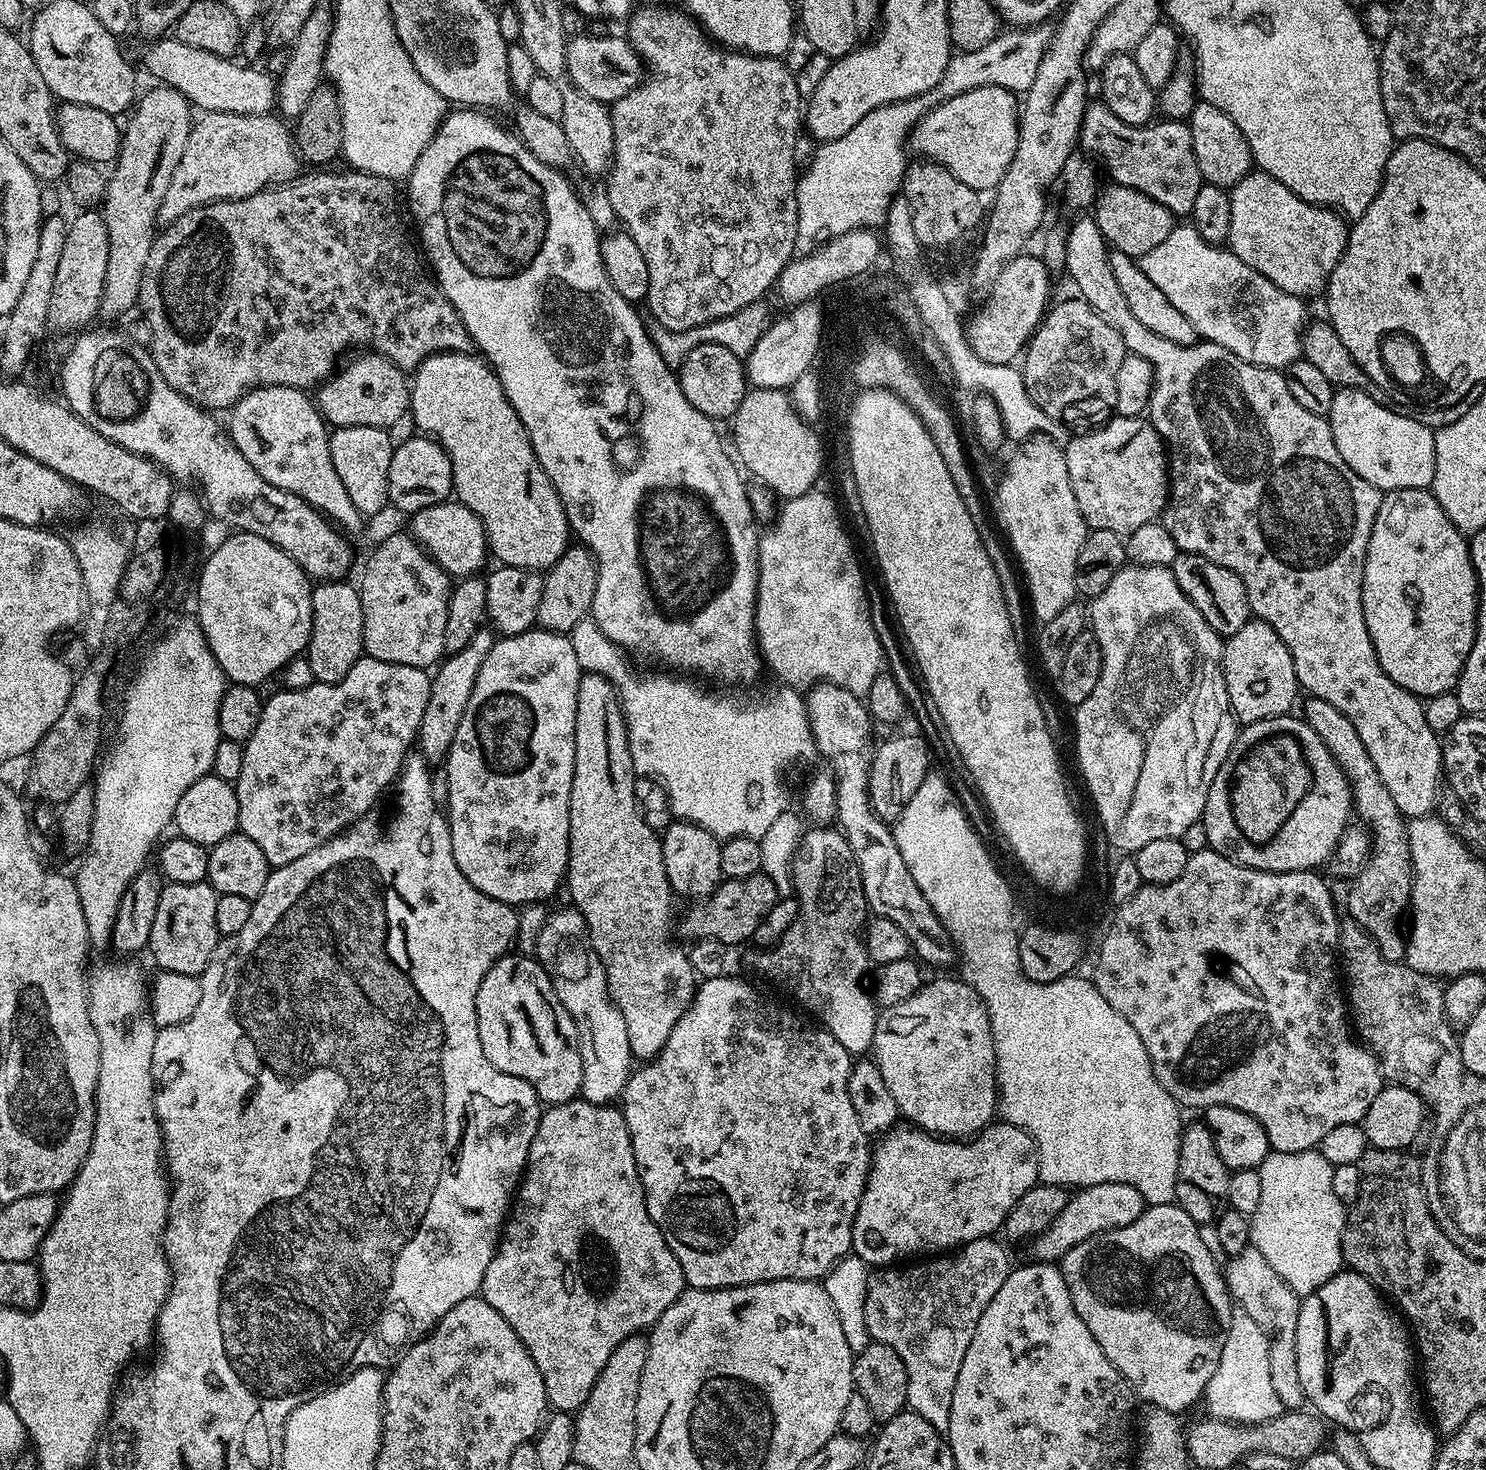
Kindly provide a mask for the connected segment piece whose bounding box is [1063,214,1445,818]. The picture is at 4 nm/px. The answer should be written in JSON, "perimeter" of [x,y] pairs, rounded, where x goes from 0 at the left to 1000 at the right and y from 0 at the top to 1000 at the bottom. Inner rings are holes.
{"perimeter":[[[729,146],[729,146],[727,146],[727,147],[729,147],[729,148],[728,148],[728,148],[727,148],[727,150],[724,150],[724,150],[723,150],[723,151],[722,151],[722,152],[721,152],[721,153],[720,153],[720,154],[719,154],[719,155],[717,155],[717,160],[717,160],[717,161],[716,161],[716,181],[715,181],[715,184],[716,184],[716,185],[717,185],[717,186],[718,186],[718,185],[719,185],[719,188],[719,188],[719,189],[720,189],[720,190],[721,190],[721,190],[722,190],[722,192],[723,192],[723,193],[724,193],[724,196],[725,196],[725,197],[725,197],[725,198],[727,198],[727,199],[725,199],[725,199],[725,199],[725,201],[726,201],[726,203],[727,203],[727,204],[730,204],[730,205],[731,205],[731,205],[731,205],[731,206],[732,206],[732,207],[733,207],[733,207],[734,207],[734,209],[735,209],[735,210],[736,210],[736,211],[737,211],[737,212],[738,212],[738,212],[738,212],[738,213],[739,213],[739,214],[742,214],[742,216],[744,216],[744,219],[747,219],[747,222],[750,222],[750,224],[752,224],[752,227],[755,227],[755,233],[756,233],[756,233],[756,233],[756,235],[757,235],[757,237],[758,237],[758,239],[759,239],[759,239],[760,239],[760,240],[761,240],[761,241],[763,241],[763,242],[765,242],[765,243],[766,243],[766,244],[770,244],[770,244],[771,244],[771,245],[771,245],[771,246],[774,246],[774,249],[775,249],[775,250],[775,250],[775,267],[775,267],[775,268],[774,268],[774,271],[773,271],[773,271],[773,271],[773,279],[772,279],[772,281],[771,281],[771,283],[772,283],[772,285],[773,285],[773,286],[773,286],[773,286],[774,286],[774,287],[775,287],[775,288],[775,288],[775,289],[776,289],[776,290],[777,290],[777,293],[777,293],[777,293],[778,293],[778,295],[779,295],[779,296],[780,296],[780,297],[781,297],[781,298],[781,298],[781,299],[783,299],[783,300],[783,300],[783,304],[784,304],[784,305],[785,305],[785,310],[785,310],[785,311],[786,311],[786,342],[785,342],[785,343],[784,343],[784,344],[783,344],[783,347],[783,347],[783,349],[782,349],[782,356],[783,356],[783,357],[783,357],[783,359],[784,359],[784,360],[785,360],[785,361],[787,361],[787,366],[790,366],[790,369],[791,369],[791,369],[791,369],[791,372],[792,372],[792,373],[793,373],[793,375],[795,375],[795,376],[800,376],[800,376],[801,376],[801,377],[806,377],[806,378],[807,378],[807,378],[808,378],[808,379],[809,379],[809,380],[814,380],[814,382],[820,382],[820,385],[825,385],[825,388],[830,388],[830,390],[833,390],[833,393],[836,393],[836,399],[838,399],[838,404],[839,404],[839,405],[840,405],[840,413],[841,413],[841,414],[841,414],[841,416],[842,416],[842,418],[843,418],[843,419],[843,419],[843,420],[845,420],[845,421],[846,421],[846,422],[851,422],[851,422],[851,422],[851,423],[852,423],[852,424],[853,424],[853,424],[854,424],[854,425],[855,425],[855,426],[857,426],[857,429],[858,429],[858,429],[859,429],[859,431],[859,431],[859,431],[860,431],[860,434],[863,434],[863,437],[865,437],[865,442],[868,442],[868,445],[869,445],[869,446],[869,446],[869,447],[870,447],[870,448],[871,448],[871,456],[871,456],[871,456],[872,456],[872,464],[873,464],[873,466],[874,466],[874,467],[875,467],[875,468],[876,468],[876,469],[877,469],[877,470],[878,470],[878,468],[878,468],[878,469],[879,469],[879,470],[878,470],[878,471],[880,471],[880,473],[880,473],[880,473],[886,473],[886,474],[887,474],[887,475],[890,475],[890,476],[890,476],[890,476],[892,476],[892,477],[892,477],[892,478],[895,478],[895,480],[898,480],[898,481],[898,481],[898,482],[900,482],[900,482],[900,482],[900,483],[903,483],[903,486],[906,486],[906,488],[908,488],[908,491],[911,491],[911,494],[912,494],[912,495],[913,495],[913,496],[913,496],[913,497],[914,497],[914,502],[917,502],[917,507],[919,507],[919,513],[922,513],[922,518],[925,518],[925,524],[927,524],[927,529],[930,529],[930,535],[933,535],[933,537],[935,537],[935,543],[938,543],[938,548],[941,548],[941,551],[941,551],[941,552],[942,552],[942,552],[943,552],[943,553],[943,553],[943,554],[945,554],[945,556],[945,556],[945,556],[950,556],[950,556],[951,556],[951,555],[960,555],[960,554],[962,554],[962,553],[963,553],[963,552],[964,552],[964,552],[964,552],[964,550],[964,550],[964,549],[965,549],[965,548],[966,548],[966,547],[966,547],[966,544],[968,544],[968,543],[968,543],[968,541],[969,541],[969,533],[970,533],[970,536],[970,536],[970,531],[971,531],[971,531],[972,531],[972,530],[972,530],[972,527],[972,527],[972,513],[971,513],[971,511],[970,511],[970,503],[970,503],[970,501],[969,501],[969,501],[968,501],[968,500],[968,500],[968,499],[967,499],[967,499],[966,499],[966,498],[966,498],[966,497],[965,497],[965,497],[962,497],[962,494],[960,494],[960,488],[959,488],[959,488],[958,488],[958,480],[958,480],[958,478],[957,478],[957,476],[956,476],[956,474],[955,474],[955,473],[952,473],[952,473],[952,473],[952,471],[951,471],[951,471],[947,471],[947,469],[945,469],[945,469],[945,469],[945,468],[942,468],[942,467],[941,467],[941,466],[939,466],[939,465],[939,465],[939,464],[937,464],[937,463],[937,463],[937,462],[936,462],[936,461],[935,461],[935,460],[934,460],[934,459],[933,459],[933,459],[933,459],[933,456],[930,456],[930,453],[929,453],[929,452],[929,452],[929,451],[928,451],[928,450],[927,450],[927,445],[927,445],[927,444],[926,444],[926,443],[925,443],[925,442],[925,442],[925,437],[922,437],[922,431],[921,431],[921,431],[921,431],[921,429],[920,429],[920,429],[919,429],[919,420],[919,420],[919,420],[918,420],[918,406],[919,406],[919,405],[918,405],[918,398],[919,398],[919,396],[918,396],[918,383],[919,383],[919,382],[919,382],[919,374],[920,374],[920,373],[921,373],[921,369],[921,369],[921,369],[922,369],[922,363],[923,363],[923,363],[923,363],[923,359],[924,359],[924,358],[925,358],[925,352],[925,352],[925,352],[926,352],[926,350],[927,350],[927,350],[927,350],[927,344],[928,344],[928,344],[929,344],[929,341],[929,341],[929,339],[930,339],[930,335],[929,335],[929,334],[929,334],[929,333],[927,333],[927,332],[925,332],[925,331],[925,331],[925,331],[922,331],[922,328],[919,328],[919,327],[919,327],[919,327],[917,327],[917,326],[917,326],[917,325],[914,325],[914,322],[911,322],[911,320],[908,320],[908,317],[906,317],[906,314],[903,314],[903,309],[900,309],[900,303],[898,303],[898,295],[897,295],[897,295],[896,295],[896,293],[896,293],[896,293],[895,293],[895,290],[894,290],[894,289],[894,289],[894,287],[893,287],[893,285],[892,285],[892,284],[890,284],[890,283],[888,283],[888,282],[887,282],[887,282],[882,282],[882,279],[879,279],[879,276],[876,276],[876,275],[875,275],[875,274],[873,274],[873,273],[871,273],[871,268],[868,268],[868,263],[867,263],[867,262],[867,262],[867,256],[866,256],[866,255],[865,255],[865,254],[864,254],[864,253],[863,253],[863,252],[861,252],[861,252],[859,252],[859,251],[858,251],[858,250],[847,250],[847,250],[847,250],[847,249],[844,249],[844,248],[843,248],[843,248],[842,248],[842,247],[841,247],[841,246],[838,246],[838,246],[838,246],[838,245],[836,245],[836,244],[836,244],[836,244],[833,244],[833,243],[832,243],[832,242],[831,242],[831,241],[830,241],[830,241],[828,241],[828,238],[825,238],[825,237],[824,237],[824,237],[823,237],[823,236],[822,236],[822,235],[820,235],[820,235],[819,235],[819,234],[814,234],[814,233],[812,233],[812,233],[806,233],[806,233],[803,233],[803,234],[799,234],[799,235],[798,235],[798,235],[793,235],[793,235],[792,235],[792,234],[791,234],[791,233],[790,233],[790,233],[785,233],[785,230],[782,230],[782,229],[781,229],[781,229],[780,229],[780,228],[779,228],[779,227],[777,227],[777,224],[771,224],[771,222],[769,222],[769,219],[766,219],[766,216],[763,216],[763,214],[760,214],[760,211],[760,211],[760,210],[759,210],[759,209],[758,209],[758,208],[758,208],[758,203],[757,203],[757,201],[756,201],[756,201],[756,201],[756,200],[755,200],[755,197],[754,197],[754,197],[753,197],[753,195],[752,195],[752,192],[752,192],[752,191],[751,191],[751,190],[750,190],[750,189],[750,189],[750,185],[749,185],[749,184],[748,184],[748,182],[748,182],[748,181],[747,181],[747,169],[746,169],[746,167],[746,167],[746,165],[744,165],[744,164],[744,164],[744,163],[743,163],[743,160],[742,160],[742,159],[741,159],[741,158],[740,158],[740,157],[740,157],[740,156],[739,156],[739,154],[738,154],[738,153],[738,153],[738,150],[737,150],[737,149],[736,149],[736,148],[735,148],[735,147],[734,147],[734,146],[732,146],[732,146]]]}

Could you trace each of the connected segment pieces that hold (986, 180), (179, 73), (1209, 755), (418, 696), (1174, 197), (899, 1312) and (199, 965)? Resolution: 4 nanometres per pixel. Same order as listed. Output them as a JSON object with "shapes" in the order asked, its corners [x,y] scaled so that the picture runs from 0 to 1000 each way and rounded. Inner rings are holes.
{"shapes":[[[[661,59],[645,64],[637,69],[634,69],[631,73],[627,73],[614,88],[612,98],[613,100],[614,98],[619,103],[620,107],[629,109],[637,117],[642,118],[642,121],[645,121],[645,124],[650,124],[650,127],[653,127],[656,131],[662,132],[664,131],[664,128],[665,130],[670,129],[676,120],[676,116],[680,113],[685,99],[686,88],[684,66],[676,60]]],[[[105,26],[100,30],[102,31],[97,35],[97,46],[105,54],[103,55],[119,60],[135,77],[180,79],[186,73],[186,55],[177,46],[164,46],[158,44],[158,40],[125,31],[118,26]]],[[[760,383],[758,385],[752,388],[752,390],[750,390],[750,393],[747,393],[747,399],[744,399],[744,401],[742,401],[742,404],[739,404],[734,411],[734,429],[739,434],[739,439],[742,442],[742,459],[739,461],[739,467],[736,467],[736,469],[734,471],[734,475],[731,475],[731,478],[723,480],[724,484],[724,517],[727,519],[727,525],[729,527],[729,533],[732,535],[732,539],[735,541],[735,544],[738,546],[738,552],[740,554],[740,561],[743,563],[743,566],[746,568],[746,571],[751,577],[754,577],[754,580],[764,581],[771,573],[777,573],[779,570],[787,570],[788,569],[793,569],[798,565],[798,562],[803,562],[810,554],[810,549],[812,548],[812,543],[814,540],[814,535],[817,532],[817,529],[820,527],[820,524],[822,521],[822,518],[826,515],[826,511],[829,510],[829,506],[833,500],[833,490],[828,480],[828,475],[825,472],[825,464],[824,463],[824,455],[822,450],[824,448],[824,435],[814,426],[814,423],[812,423],[812,420],[809,420],[809,418],[806,418],[806,412],[803,412],[803,410],[801,410],[801,407],[798,407],[798,404],[795,404],[795,401],[793,399],[793,396],[790,393],[788,386],[786,385],[771,385],[771,384]],[[778,511],[778,520],[773,520],[770,522],[770,516],[772,516],[773,512]],[[770,525],[770,541],[764,541],[764,535],[767,533],[767,527]]],[[[243,445],[241,450],[236,453],[236,459],[224,465],[216,465],[211,464],[203,469],[194,471],[190,469],[178,478],[178,482],[174,488],[174,494],[171,494],[171,499],[168,499],[167,503],[164,504],[164,515],[163,516],[163,527],[157,531],[159,542],[160,543],[160,556],[162,557],[161,565],[164,567],[166,570],[170,571],[179,581],[179,586],[184,591],[192,589],[203,581],[209,581],[214,576],[220,574],[224,569],[236,563],[237,560],[244,556],[248,552],[256,546],[256,541],[266,533],[266,529],[272,521],[272,515],[275,514],[277,507],[283,500],[283,492],[284,491],[284,483],[287,483],[287,478],[289,475],[290,459],[286,455],[279,453],[271,453],[265,450],[257,450],[254,448]]],[[[746,78],[738,93],[738,101],[743,108],[748,124],[766,129],[781,137],[792,148],[801,148],[803,135],[808,127],[806,107],[803,107],[803,94],[797,82],[781,81],[781,84],[773,83],[769,86],[758,84]]],[[[662,841],[640,853],[608,861],[595,861],[584,869],[583,905],[585,910],[590,914],[599,916],[607,924],[611,938],[610,957],[623,965],[633,976],[638,973],[645,932],[647,932],[647,924],[650,924],[658,897],[661,897],[661,891],[672,880],[674,872],[677,872],[679,865],[678,850],[670,842]]],[[[111,601],[109,611],[106,611],[106,620],[104,621],[104,630],[101,630],[100,645],[105,652],[105,659],[117,663],[134,665],[139,660],[141,652],[149,637],[144,627],[146,607],[142,601]]]]}

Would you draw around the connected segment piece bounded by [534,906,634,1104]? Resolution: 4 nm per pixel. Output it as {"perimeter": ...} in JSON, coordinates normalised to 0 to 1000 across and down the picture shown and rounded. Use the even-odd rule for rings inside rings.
{"perimeter":[[[382,616],[382,618],[377,618],[373,622],[369,622],[367,629],[365,630],[364,634],[362,635],[361,639],[361,644],[359,646],[359,652],[363,654],[367,660],[369,665],[371,666],[371,670],[373,673],[376,676],[376,679],[378,682],[378,684],[382,688],[382,692],[386,695],[388,699],[388,705],[390,707],[390,716],[392,717],[392,728],[393,729],[393,733],[392,733],[392,739],[390,739],[390,746],[392,748],[397,749],[398,751],[412,751],[413,750],[417,749],[420,744],[420,739],[423,735],[423,732],[425,731],[427,729],[427,719],[425,715],[424,714],[424,703],[421,703],[421,693],[419,693],[417,688],[413,685],[412,682],[412,678],[409,676],[409,663],[408,660],[405,657],[405,654],[401,650],[401,647],[398,645],[398,641],[396,637],[396,629],[392,624],[392,622],[390,620],[387,616]]]}

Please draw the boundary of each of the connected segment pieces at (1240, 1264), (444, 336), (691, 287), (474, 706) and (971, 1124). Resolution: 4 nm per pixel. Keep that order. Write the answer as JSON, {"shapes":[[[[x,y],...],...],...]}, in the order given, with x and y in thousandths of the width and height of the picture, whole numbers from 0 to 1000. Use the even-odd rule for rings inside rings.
{"shapes":[[[[841,848],[838,850],[826,855],[825,859],[823,861],[822,865],[824,874],[826,876],[827,882],[832,887],[838,891],[841,897],[844,897],[844,899],[847,899],[847,902],[851,905],[852,910],[854,912],[855,937],[857,941],[857,946],[861,948],[865,959],[877,959],[879,953],[876,946],[876,940],[873,937],[873,918],[872,918],[876,882],[873,882],[868,875],[865,875],[865,872],[863,869],[860,869],[857,861],[855,861],[855,859],[852,859],[852,856],[849,856],[849,850]]],[[[213,116],[211,116],[213,117],[211,120],[203,119],[190,127],[172,131],[170,133],[162,136],[147,136],[144,139],[139,139],[136,141],[131,141],[122,146],[122,148],[120,148],[116,152],[108,154],[104,159],[98,176],[98,181],[96,184],[93,212],[97,214],[97,218],[102,225],[101,239],[104,249],[106,250],[106,254],[115,264],[120,265],[120,268],[122,268],[130,275],[134,275],[138,279],[146,279],[145,278],[155,279],[162,272],[165,267],[173,261],[172,245],[164,235],[164,225],[167,223],[167,218],[173,218],[176,222],[180,223],[180,261],[192,261],[203,265],[212,265],[224,255],[225,251],[229,247],[229,241],[234,236],[242,237],[240,238],[250,238],[252,241],[259,242],[265,249],[273,252],[282,250],[287,244],[293,242],[296,239],[317,240],[318,239],[319,235],[312,220],[304,206],[297,199],[295,193],[289,187],[284,176],[283,169],[279,165],[278,159],[277,161],[274,154],[272,153],[272,147],[269,145],[269,136],[266,134],[267,126],[264,123],[248,117],[221,116],[223,116]]],[[[429,5],[427,7],[423,11],[421,14],[423,22],[421,21],[421,27],[425,33],[430,37],[433,46],[436,46],[439,50],[435,50],[435,54],[430,57],[427,61],[424,61],[424,64],[421,64],[419,67],[412,69],[410,76],[412,78],[412,110],[408,118],[408,123],[409,122],[409,139],[412,141],[412,144],[418,150],[419,157],[422,158],[424,162],[427,162],[427,165],[429,165],[429,170],[432,170],[432,176],[435,176],[435,186],[436,187],[436,200],[435,202],[435,207],[439,212],[439,215],[441,217],[441,220],[445,223],[450,223],[452,226],[461,226],[465,223],[469,223],[473,220],[480,219],[483,216],[489,216],[491,214],[494,214],[497,211],[499,211],[505,207],[508,207],[512,203],[511,201],[514,198],[519,197],[522,194],[522,190],[526,183],[530,180],[530,178],[534,174],[536,169],[536,126],[537,124],[537,114],[536,117],[536,92],[538,91],[538,87],[540,90],[540,65],[538,63],[540,60],[537,58],[534,47],[531,46],[527,40],[521,38],[507,38],[503,35],[488,34],[487,32],[483,31],[475,24],[474,20],[468,14],[460,7],[457,8],[454,5],[432,5]]],[[[356,429],[349,431],[348,433],[340,433],[334,435],[332,437],[330,445],[327,445],[327,449],[324,450],[324,453],[322,456],[322,460],[319,464],[319,468],[316,469],[316,476],[314,478],[314,483],[311,486],[311,491],[308,491],[308,497],[306,499],[306,505],[303,507],[300,515],[300,520],[301,520],[301,550],[300,549],[300,554],[301,556],[301,564],[303,565],[303,573],[306,578],[306,586],[308,586],[308,592],[311,592],[311,595],[314,595],[314,597],[316,600],[316,603],[319,603],[322,605],[324,605],[324,608],[327,608],[330,611],[332,611],[338,615],[345,616],[359,616],[363,616],[364,614],[368,614],[374,606],[378,606],[378,602],[380,601],[382,595],[382,565],[384,565],[384,535],[386,529],[386,488],[389,483],[389,464],[392,459],[392,455],[389,450],[389,445],[386,445],[386,439],[384,435],[378,430],[367,430],[365,429]]],[[[625,666],[622,671],[616,674],[612,679],[610,679],[604,683],[598,683],[590,690],[588,698],[588,706],[587,707],[586,718],[590,722],[591,728],[594,728],[594,736],[596,736],[596,741],[603,748],[605,759],[608,759],[612,765],[621,767],[622,769],[629,773],[636,774],[653,774],[662,767],[668,764],[672,756],[672,741],[670,739],[670,715],[669,714],[669,706],[666,701],[666,693],[661,679],[648,666],[643,667],[627,667]]]]}

